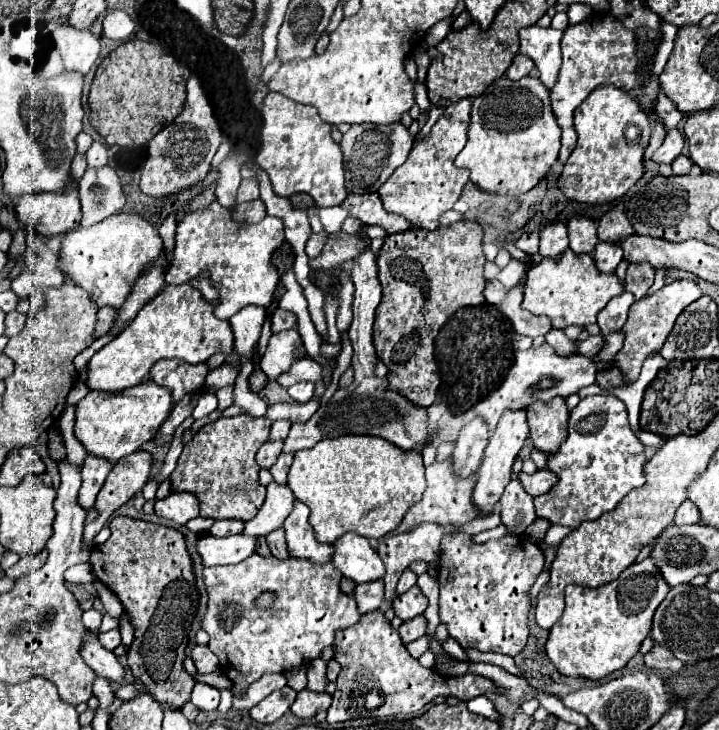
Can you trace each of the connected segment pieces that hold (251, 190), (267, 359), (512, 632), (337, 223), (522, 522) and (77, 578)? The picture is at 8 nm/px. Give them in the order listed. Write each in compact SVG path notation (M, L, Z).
M243 179L239 185L239 191L237 191L237 197L235 197L235 205L253 201L253 199L259 199L259 183L253 179Z
M297 329L283 331L277 335L271 335L259 367L267 373L269 379L277 379L279 373L285 373L291 367L291 363L301 359L303 355L305 355L305 349Z
M455 535L453 539L445 539L441 547L441 571L437 573L441 585L441 601L439 601L439 619L447 625L447 633L461 645L473 647L479 651L505 653L515 657L527 643L527 613L531 609L531 585L537 575L543 571L545 559L539 545L531 543L527 537L507 537L493 539L483 545L471 541L469 535Z
M323 207L323 209L319 209L319 219L321 219L321 223L323 223L323 229L325 229L325 233L327 235L331 235L331 233L337 233L337 231L341 231L341 225L343 225L343 221L349 217L349 211L345 211L343 207Z
M511 479L501 495L499 515L509 535L523 535L525 529L537 519L533 511L533 497L521 491L521 483L517 483L517 479Z
M75 565L65 573L65 581L73 581L73 583L91 583L93 579L95 577L89 565Z

